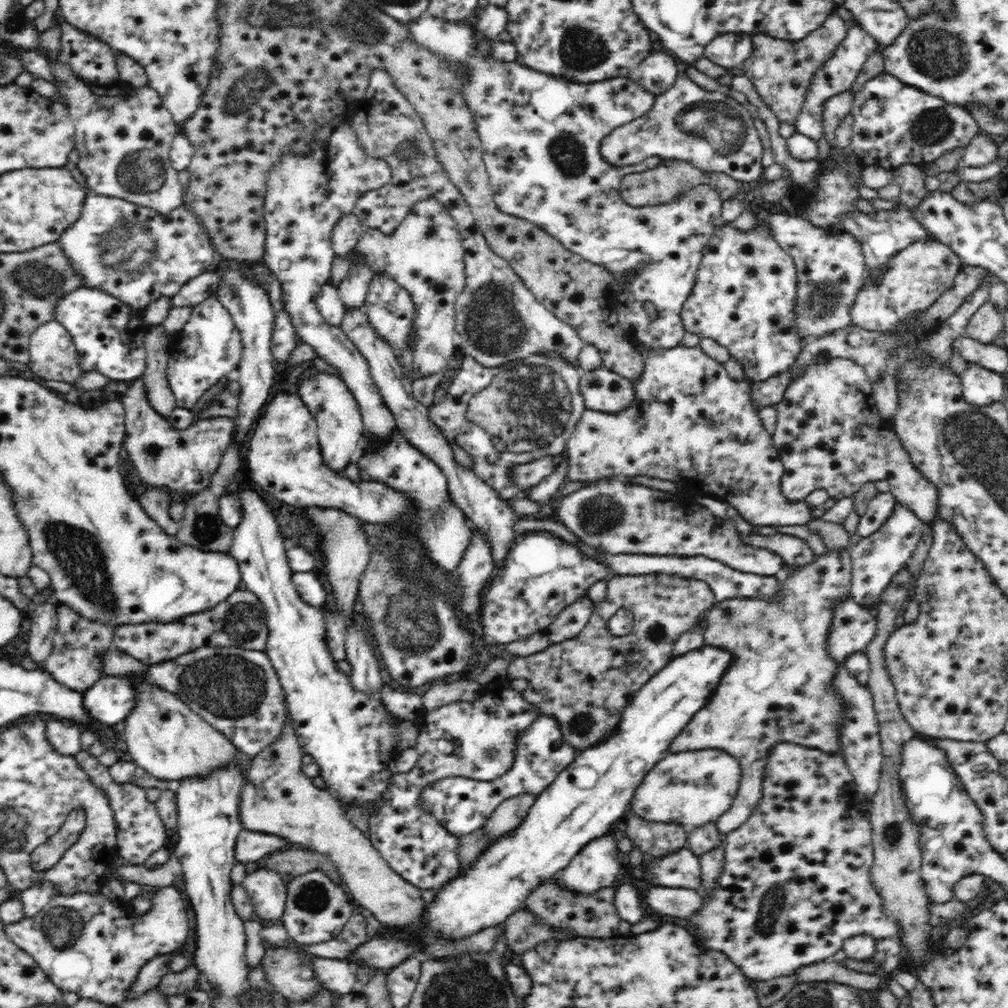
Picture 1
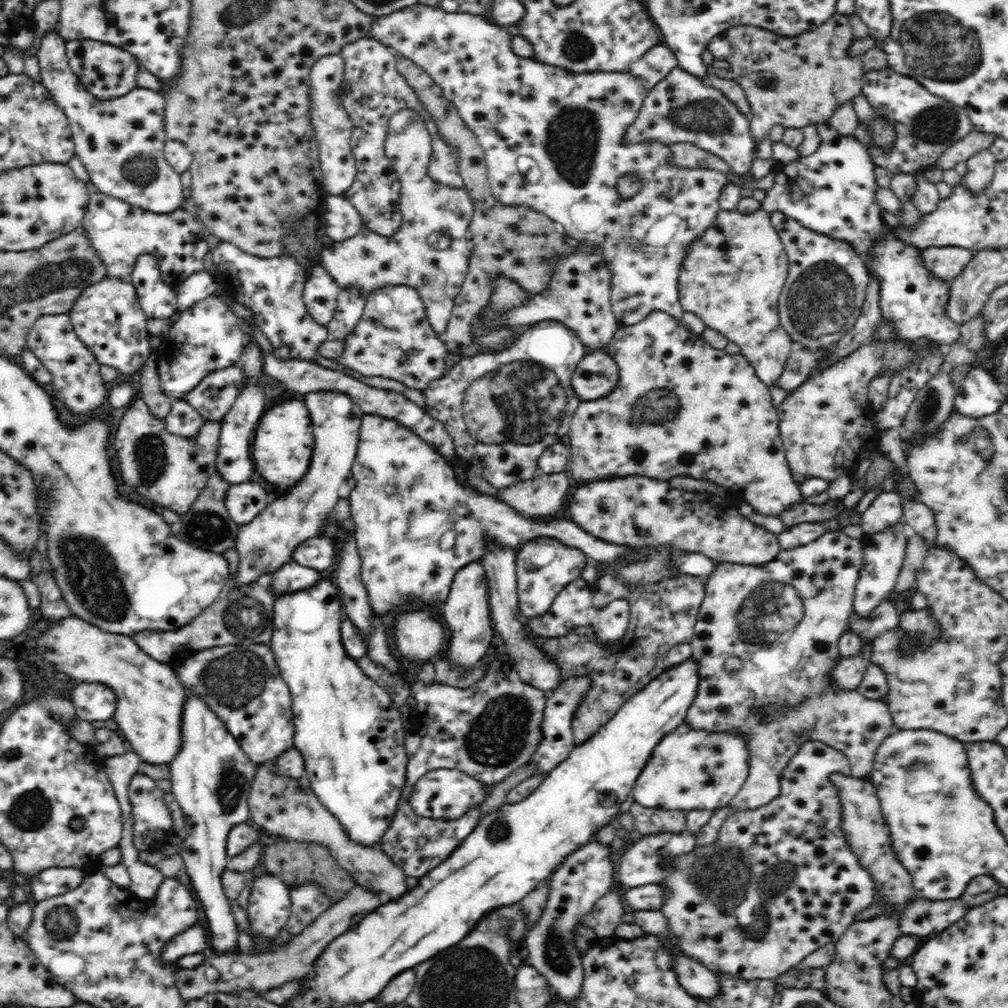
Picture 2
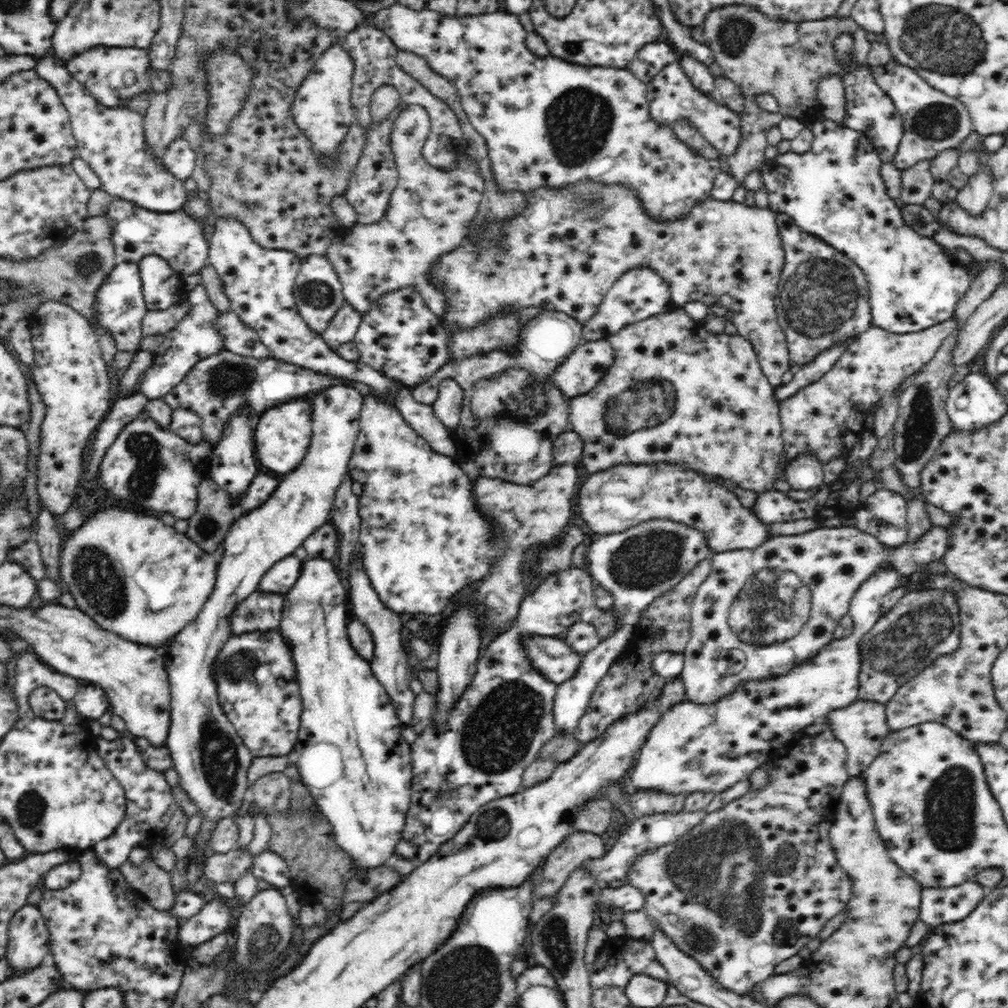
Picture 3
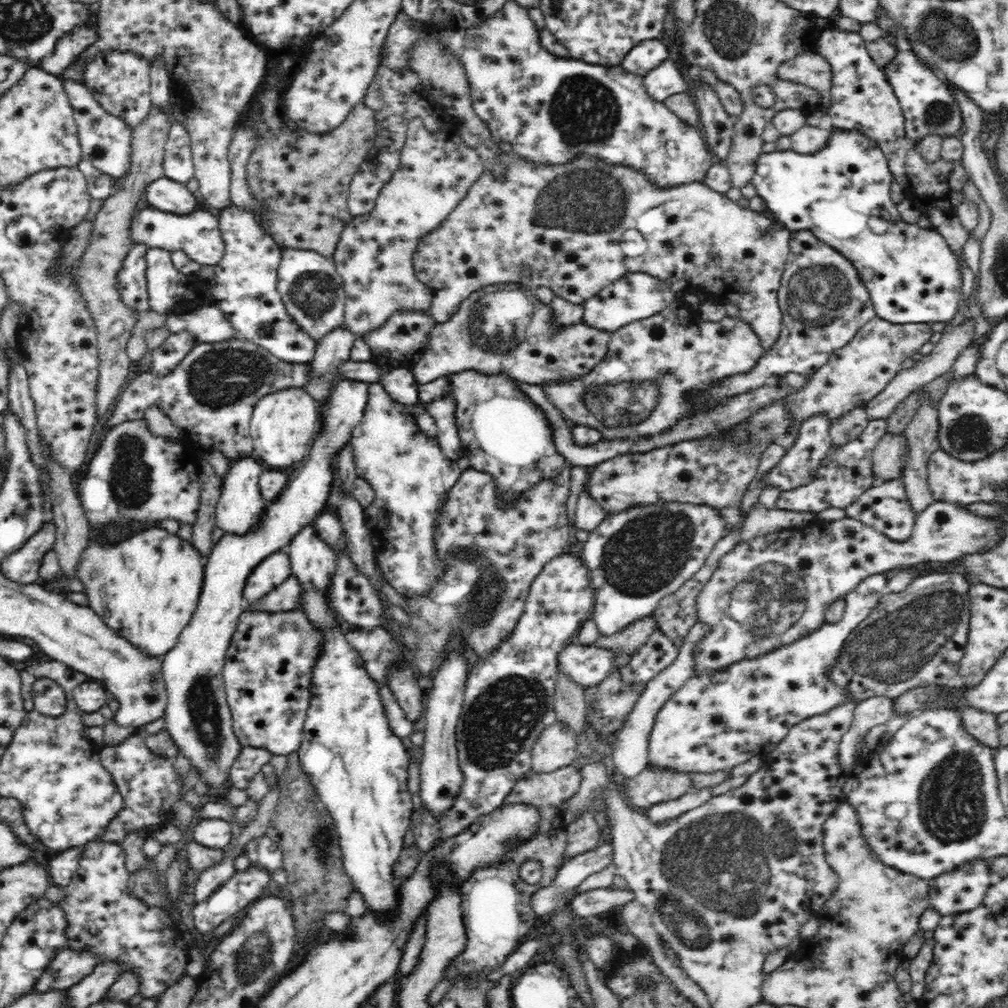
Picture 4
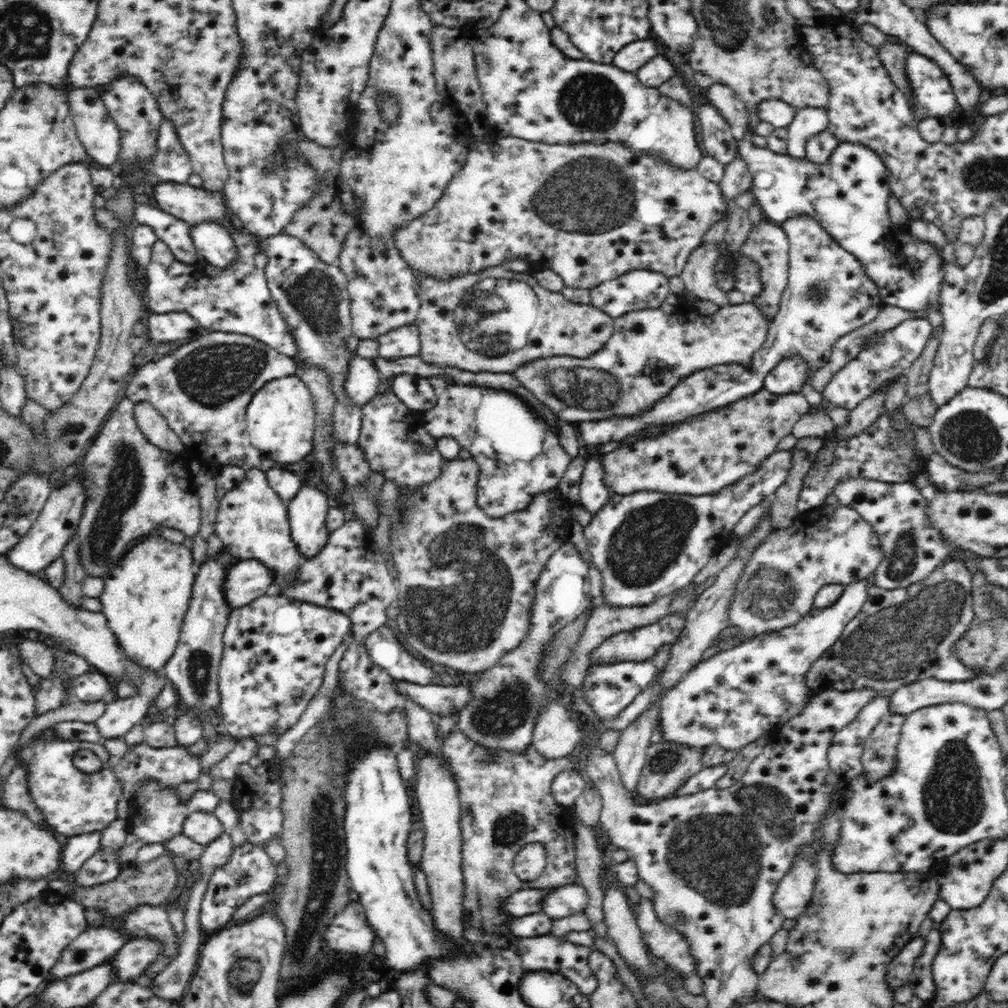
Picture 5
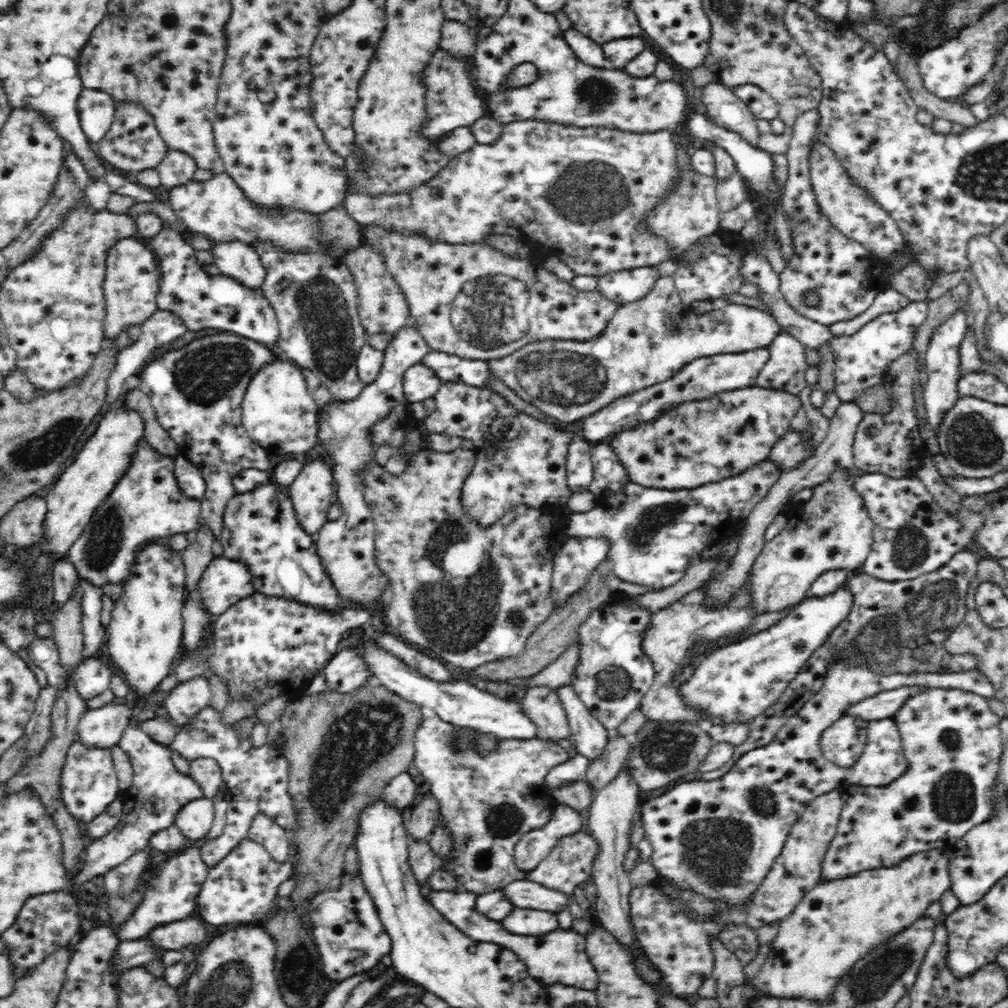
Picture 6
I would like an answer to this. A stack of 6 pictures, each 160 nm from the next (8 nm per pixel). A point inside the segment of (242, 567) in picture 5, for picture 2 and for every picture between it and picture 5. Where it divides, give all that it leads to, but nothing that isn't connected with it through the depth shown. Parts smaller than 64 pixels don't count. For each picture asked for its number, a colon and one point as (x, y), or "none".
2: (292, 577)
3: (279, 579)
4: (270, 573)

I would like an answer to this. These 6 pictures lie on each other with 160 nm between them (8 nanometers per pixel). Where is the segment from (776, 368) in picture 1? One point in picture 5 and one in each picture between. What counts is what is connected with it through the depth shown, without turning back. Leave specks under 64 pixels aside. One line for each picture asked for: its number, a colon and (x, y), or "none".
2: (732, 276)
3: (567, 248)
4: (559, 226)
5: (590, 212)

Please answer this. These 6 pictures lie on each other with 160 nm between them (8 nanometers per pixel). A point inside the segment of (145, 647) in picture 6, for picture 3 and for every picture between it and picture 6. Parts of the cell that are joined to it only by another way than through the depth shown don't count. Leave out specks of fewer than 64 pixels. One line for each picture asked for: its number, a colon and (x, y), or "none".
3: (135, 576)
4: (146, 587)
5: (145, 597)

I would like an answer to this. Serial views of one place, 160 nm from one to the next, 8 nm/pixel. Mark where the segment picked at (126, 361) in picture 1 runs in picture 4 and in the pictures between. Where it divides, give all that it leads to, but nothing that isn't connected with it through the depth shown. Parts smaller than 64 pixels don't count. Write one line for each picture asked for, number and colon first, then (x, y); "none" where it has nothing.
2: (107, 317)
3: (120, 308)
4: (132, 284)

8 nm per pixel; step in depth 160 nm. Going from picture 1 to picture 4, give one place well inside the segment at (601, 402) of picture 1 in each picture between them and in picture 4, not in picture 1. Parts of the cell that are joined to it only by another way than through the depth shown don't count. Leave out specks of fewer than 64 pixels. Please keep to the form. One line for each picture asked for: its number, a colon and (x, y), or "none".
2: (596, 374)
3: (582, 370)
4: (505, 329)

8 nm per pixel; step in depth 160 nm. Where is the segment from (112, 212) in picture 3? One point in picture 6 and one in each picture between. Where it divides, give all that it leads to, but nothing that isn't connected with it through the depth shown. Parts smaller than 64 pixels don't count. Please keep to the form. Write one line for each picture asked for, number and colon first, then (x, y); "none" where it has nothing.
4: (197, 234)
5: (214, 243)
6: (237, 260)

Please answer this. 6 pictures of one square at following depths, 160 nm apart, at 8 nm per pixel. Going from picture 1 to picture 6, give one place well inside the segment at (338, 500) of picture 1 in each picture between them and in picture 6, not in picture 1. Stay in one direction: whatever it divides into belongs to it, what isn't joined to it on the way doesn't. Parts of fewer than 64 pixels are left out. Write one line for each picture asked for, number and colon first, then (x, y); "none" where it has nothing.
2: (283, 445)
3: (283, 435)
4: (283, 426)
5: (280, 419)
6: (279, 412)

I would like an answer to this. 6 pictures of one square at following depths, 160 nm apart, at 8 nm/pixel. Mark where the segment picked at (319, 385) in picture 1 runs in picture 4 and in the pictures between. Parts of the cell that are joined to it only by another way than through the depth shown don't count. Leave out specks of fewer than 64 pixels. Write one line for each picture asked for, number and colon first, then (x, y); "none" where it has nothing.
2: (266, 544)
3: (211, 760)
4: (198, 718)

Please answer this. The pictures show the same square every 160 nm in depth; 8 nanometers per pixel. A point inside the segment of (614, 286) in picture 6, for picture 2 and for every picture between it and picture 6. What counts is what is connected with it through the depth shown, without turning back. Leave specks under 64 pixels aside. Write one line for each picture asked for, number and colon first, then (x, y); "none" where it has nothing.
2: (519, 109)
3: (640, 293)
4: (633, 297)
5: (643, 289)

